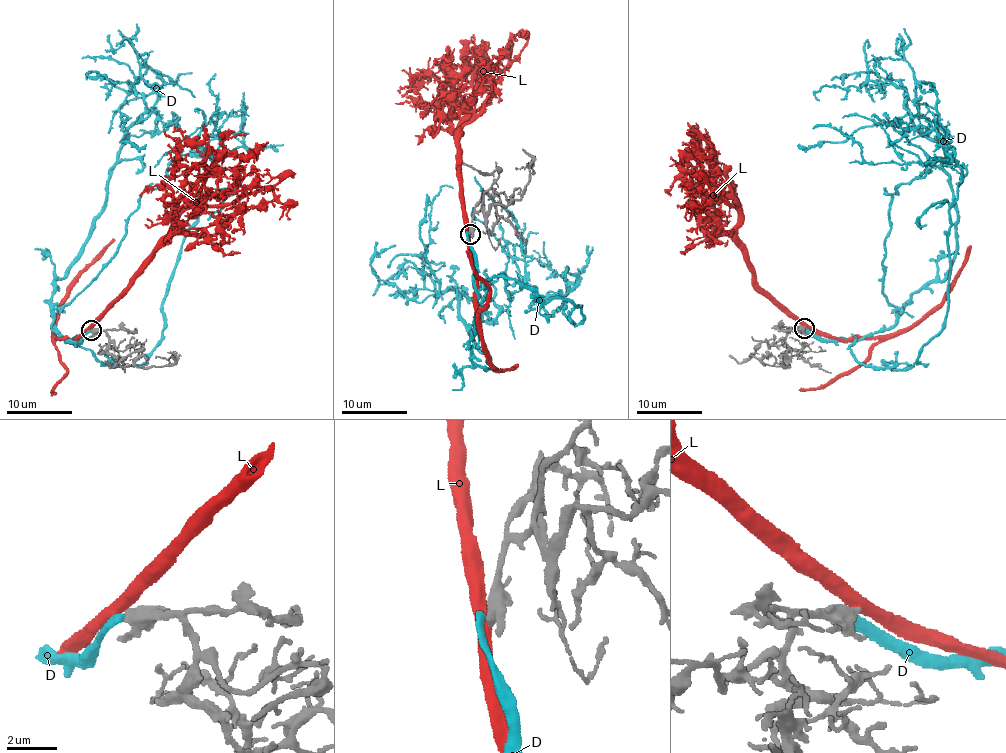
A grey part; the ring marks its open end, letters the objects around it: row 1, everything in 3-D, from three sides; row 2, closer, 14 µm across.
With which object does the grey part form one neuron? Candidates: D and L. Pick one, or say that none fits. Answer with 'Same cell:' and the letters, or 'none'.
Same cell: none

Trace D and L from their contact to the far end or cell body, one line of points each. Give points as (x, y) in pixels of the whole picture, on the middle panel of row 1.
D: (468, 232), (467, 346), (490, 367), (457, 293), (435, 301), (426, 193)
L: (470, 234), (458, 179), (457, 134), (520, 52), (526, 41), (519, 37)

